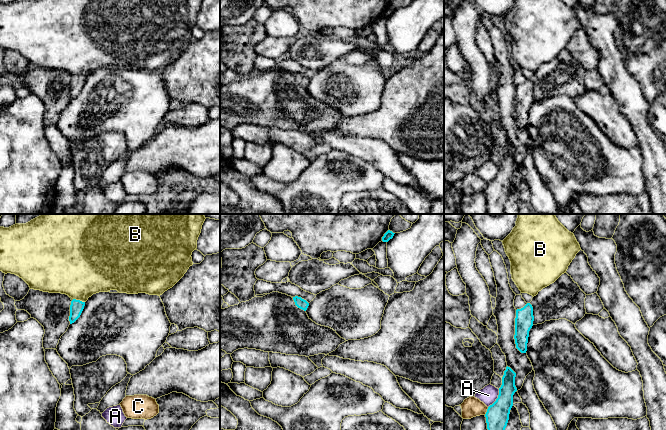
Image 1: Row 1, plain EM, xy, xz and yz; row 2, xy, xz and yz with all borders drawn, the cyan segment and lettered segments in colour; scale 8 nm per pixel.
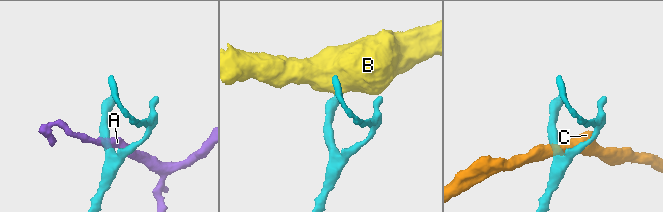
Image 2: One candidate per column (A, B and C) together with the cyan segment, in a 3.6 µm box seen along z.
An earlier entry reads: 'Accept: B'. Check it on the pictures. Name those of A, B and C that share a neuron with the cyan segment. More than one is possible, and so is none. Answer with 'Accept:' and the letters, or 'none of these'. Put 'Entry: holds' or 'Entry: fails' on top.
Entry: holds
Accept: B

